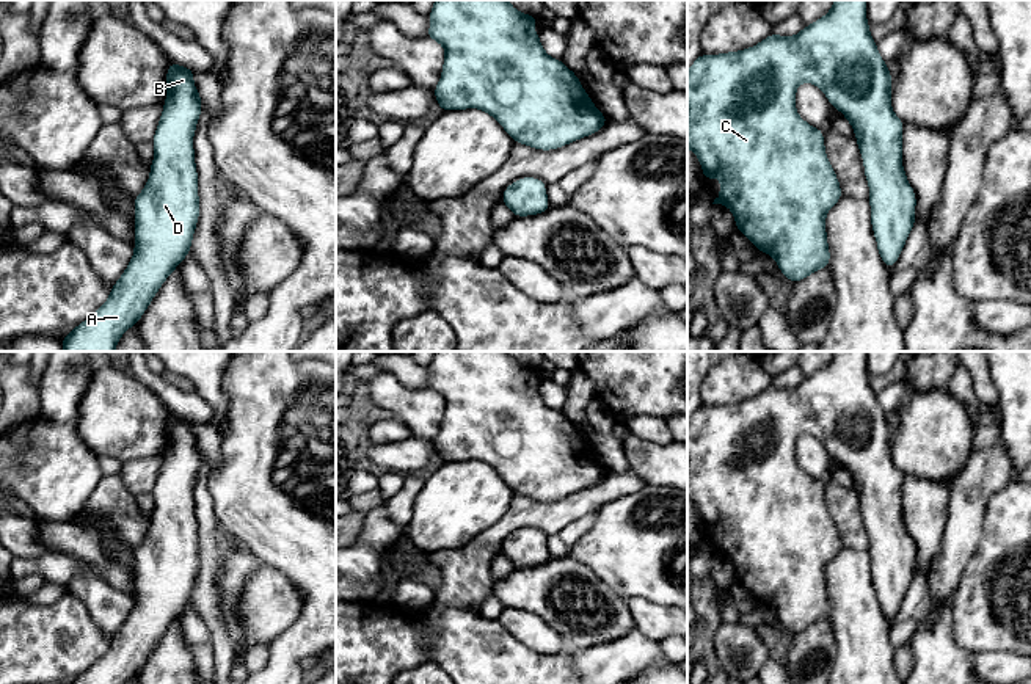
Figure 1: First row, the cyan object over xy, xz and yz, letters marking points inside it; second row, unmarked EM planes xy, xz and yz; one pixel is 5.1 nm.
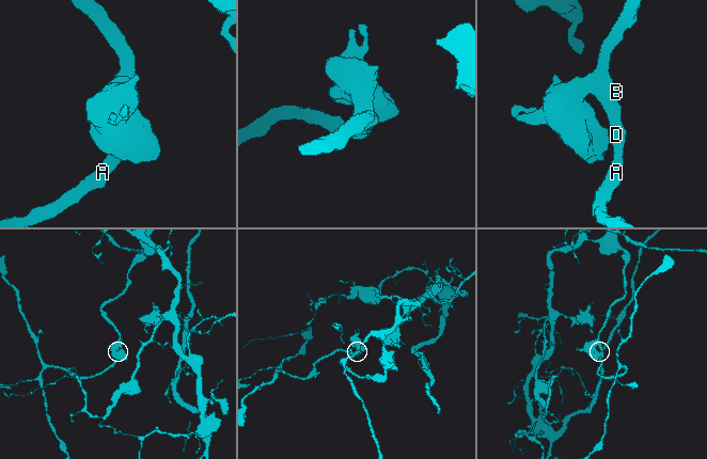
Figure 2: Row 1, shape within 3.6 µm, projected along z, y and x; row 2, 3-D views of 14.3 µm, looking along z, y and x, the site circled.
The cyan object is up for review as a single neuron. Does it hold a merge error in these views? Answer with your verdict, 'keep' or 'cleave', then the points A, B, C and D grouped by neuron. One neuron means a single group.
keep; A B C D

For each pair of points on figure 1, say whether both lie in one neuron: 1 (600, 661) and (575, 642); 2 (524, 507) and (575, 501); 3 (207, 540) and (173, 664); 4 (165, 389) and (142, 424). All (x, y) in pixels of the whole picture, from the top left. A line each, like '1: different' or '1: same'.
1: different
2: same
3: different
4: different

